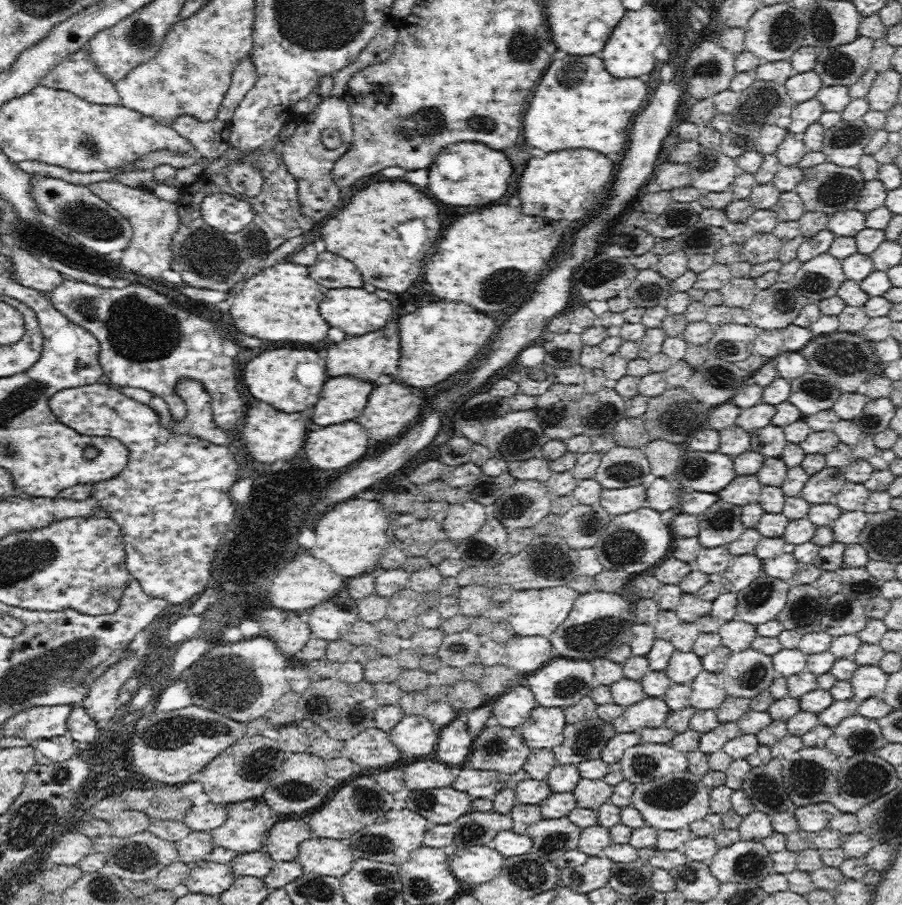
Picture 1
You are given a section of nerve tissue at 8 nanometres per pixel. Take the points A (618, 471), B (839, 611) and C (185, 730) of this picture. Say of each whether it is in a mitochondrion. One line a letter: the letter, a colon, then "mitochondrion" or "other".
A: mitochondrion
B: mitochondrion
C: mitochondrion

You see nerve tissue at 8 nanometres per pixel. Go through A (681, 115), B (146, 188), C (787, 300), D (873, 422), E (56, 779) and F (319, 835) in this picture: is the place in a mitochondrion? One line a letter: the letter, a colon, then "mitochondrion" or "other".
A: other
B: other
C: mitochondrion
D: mitochondrion
E: mitochondrion
F: other

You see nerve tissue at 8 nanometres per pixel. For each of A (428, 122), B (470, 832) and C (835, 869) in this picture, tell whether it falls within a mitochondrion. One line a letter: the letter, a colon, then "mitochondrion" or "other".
A: mitochondrion
B: mitochondrion
C: other

